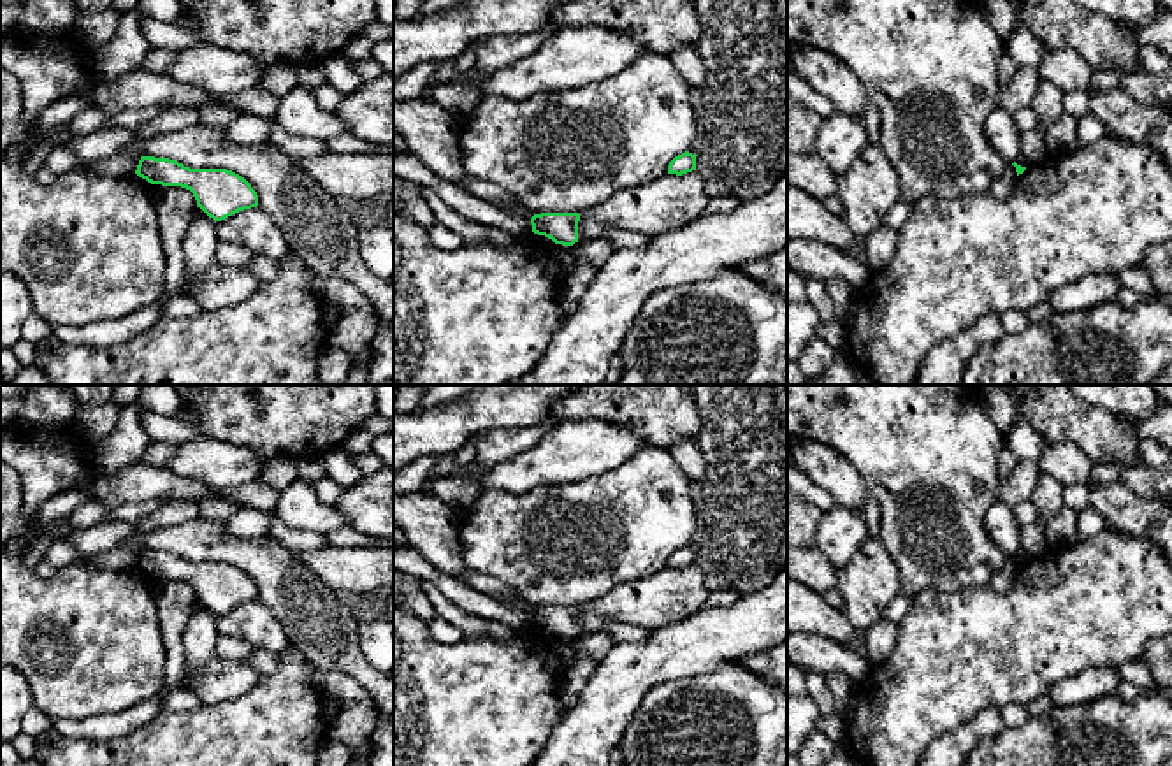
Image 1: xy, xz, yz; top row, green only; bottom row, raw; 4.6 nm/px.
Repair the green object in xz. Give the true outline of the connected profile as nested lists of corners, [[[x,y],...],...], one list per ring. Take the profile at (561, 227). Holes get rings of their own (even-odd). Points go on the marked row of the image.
[[[541,213],[531,218],[532,232],[552,239],[555,244],[578,242],[578,213]]]

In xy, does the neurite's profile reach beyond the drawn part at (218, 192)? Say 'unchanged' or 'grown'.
unchanged

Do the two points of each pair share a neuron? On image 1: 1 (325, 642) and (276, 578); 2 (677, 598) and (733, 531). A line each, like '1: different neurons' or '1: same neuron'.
1: same neuron
2: different neurons

